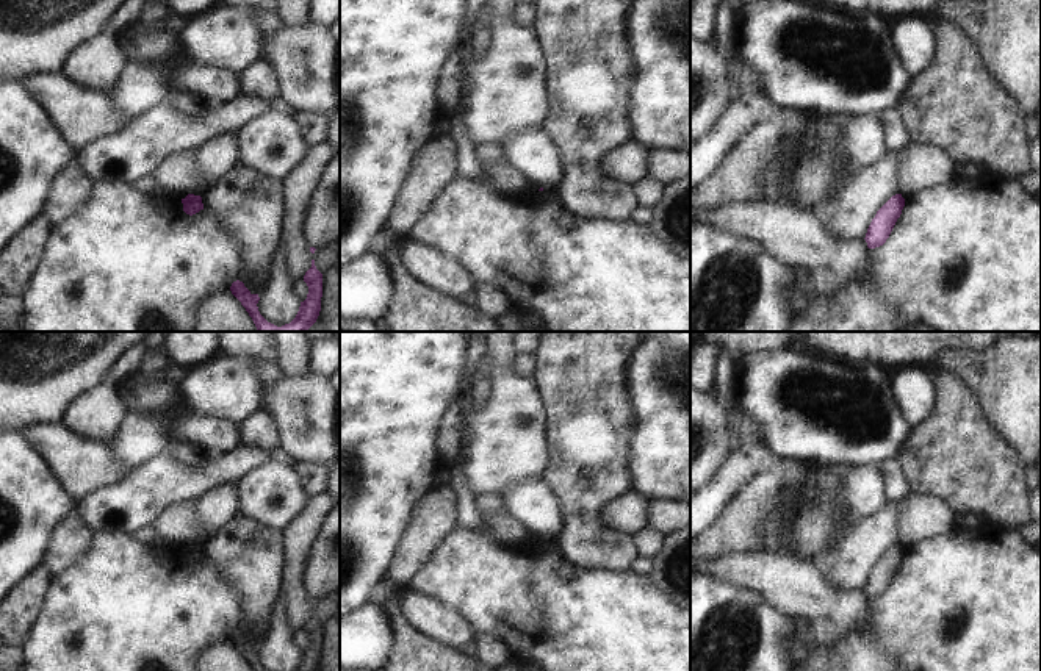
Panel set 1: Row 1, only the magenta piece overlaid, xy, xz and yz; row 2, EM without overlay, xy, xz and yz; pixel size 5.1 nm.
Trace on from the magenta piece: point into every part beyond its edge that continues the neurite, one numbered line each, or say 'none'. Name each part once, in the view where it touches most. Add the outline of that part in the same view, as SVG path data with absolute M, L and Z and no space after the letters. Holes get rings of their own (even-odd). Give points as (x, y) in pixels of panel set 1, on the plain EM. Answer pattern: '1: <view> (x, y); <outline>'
none

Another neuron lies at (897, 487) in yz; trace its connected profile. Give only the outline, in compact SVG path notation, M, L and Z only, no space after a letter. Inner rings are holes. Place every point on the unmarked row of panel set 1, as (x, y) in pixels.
M897 458L881 463L880 472L886 483L888 501L902 502L911 493L908 477Z

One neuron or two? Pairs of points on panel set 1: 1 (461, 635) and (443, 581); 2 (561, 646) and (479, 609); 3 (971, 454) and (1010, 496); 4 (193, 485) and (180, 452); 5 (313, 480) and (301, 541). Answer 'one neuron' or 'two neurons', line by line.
1: two neurons
2: one neuron
3: one neuron
4: two neurons
5: two neurons

